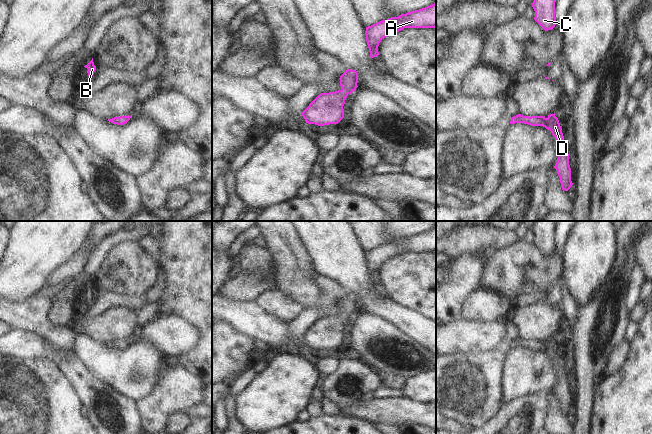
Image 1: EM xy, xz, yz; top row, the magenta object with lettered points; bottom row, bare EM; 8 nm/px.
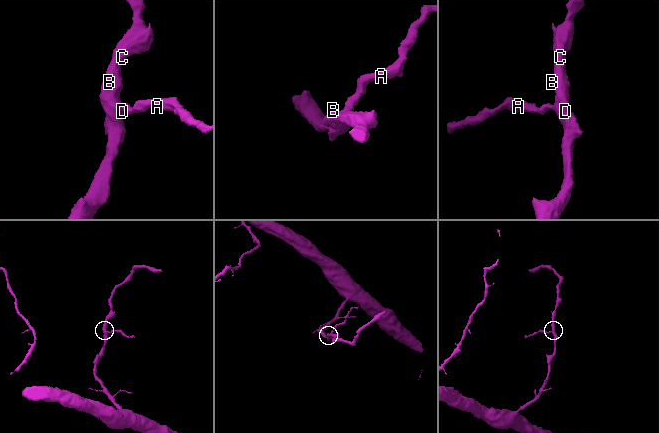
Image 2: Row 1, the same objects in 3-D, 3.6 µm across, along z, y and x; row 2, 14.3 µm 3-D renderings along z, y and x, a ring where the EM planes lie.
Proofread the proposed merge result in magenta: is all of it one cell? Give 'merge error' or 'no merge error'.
no merge error

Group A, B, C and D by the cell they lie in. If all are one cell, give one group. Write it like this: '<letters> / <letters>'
A B C D

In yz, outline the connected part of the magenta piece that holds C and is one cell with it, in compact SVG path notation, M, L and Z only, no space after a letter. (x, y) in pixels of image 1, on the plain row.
M535 221L532 231L535 235L534 244L546 255L556 249L555 226L557 221Z

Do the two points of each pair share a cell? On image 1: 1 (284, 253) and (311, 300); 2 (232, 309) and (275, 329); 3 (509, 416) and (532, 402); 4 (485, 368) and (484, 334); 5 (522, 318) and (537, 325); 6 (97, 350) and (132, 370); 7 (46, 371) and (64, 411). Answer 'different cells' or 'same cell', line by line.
1: same cell
2: same cell
3: same cell
4: different cells
5: same cell
6: same cell
7: same cell

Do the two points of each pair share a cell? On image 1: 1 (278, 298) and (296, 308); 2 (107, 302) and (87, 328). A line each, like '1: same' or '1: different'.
1: same
2: different

